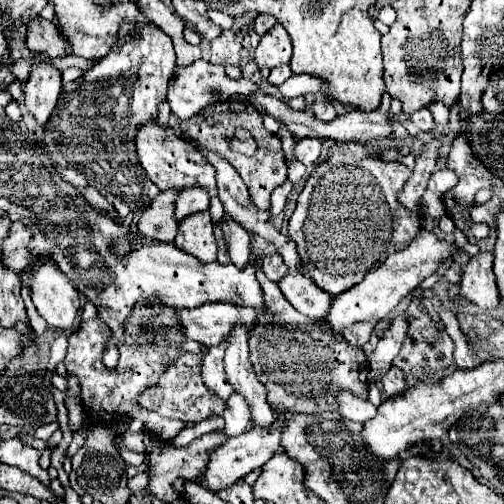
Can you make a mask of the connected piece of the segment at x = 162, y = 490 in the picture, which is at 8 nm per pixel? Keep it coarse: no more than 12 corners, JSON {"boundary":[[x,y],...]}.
{"boundary":[[208,432],[186,448],[158,442],[150,492],[172,502],[176,478],[198,480],[228,434]]}

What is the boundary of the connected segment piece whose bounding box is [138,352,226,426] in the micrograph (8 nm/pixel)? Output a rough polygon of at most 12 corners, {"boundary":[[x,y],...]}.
{"boundary":[[186,352],[138,402],[188,426],[222,414],[226,402]]}

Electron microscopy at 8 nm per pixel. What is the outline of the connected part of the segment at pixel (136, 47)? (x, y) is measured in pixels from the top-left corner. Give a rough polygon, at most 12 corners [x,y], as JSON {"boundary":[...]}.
{"boundary":[[122,24],[42,136],[114,208],[148,206],[136,128],[176,70],[156,24]]}

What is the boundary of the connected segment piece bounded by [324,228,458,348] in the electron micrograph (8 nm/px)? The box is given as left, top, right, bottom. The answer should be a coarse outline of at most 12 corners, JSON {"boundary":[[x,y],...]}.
{"boundary":[[422,228],[360,284],[334,296],[334,336],[364,346],[458,246]]}

